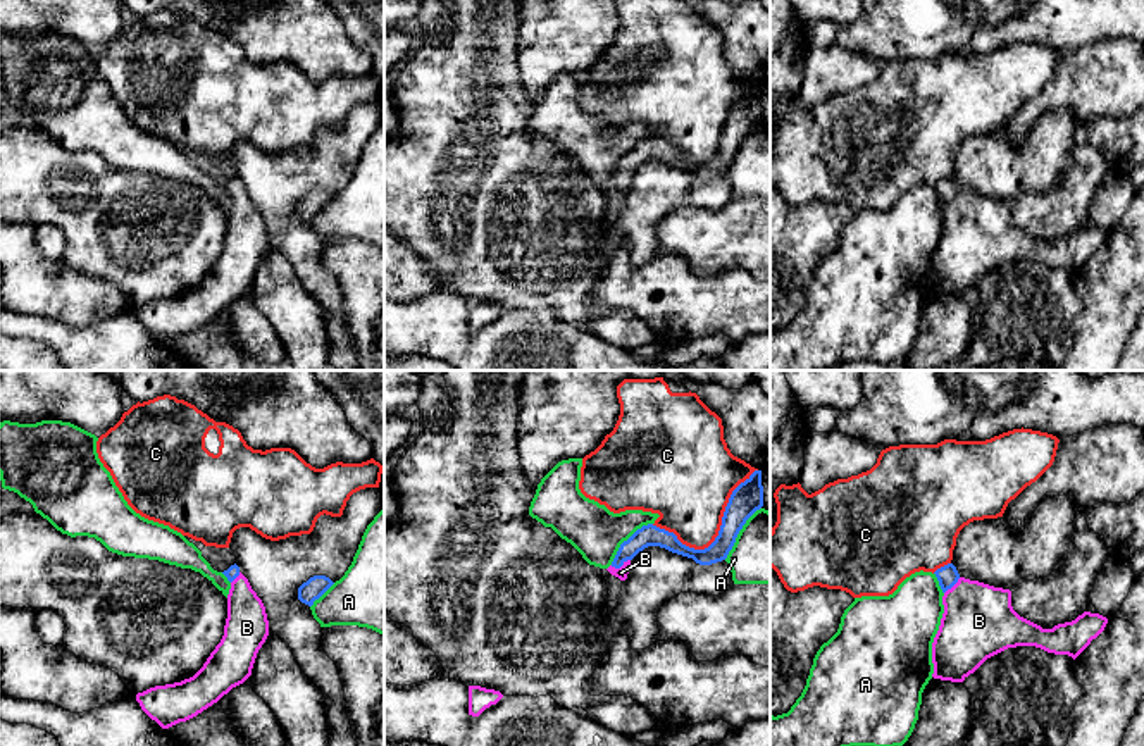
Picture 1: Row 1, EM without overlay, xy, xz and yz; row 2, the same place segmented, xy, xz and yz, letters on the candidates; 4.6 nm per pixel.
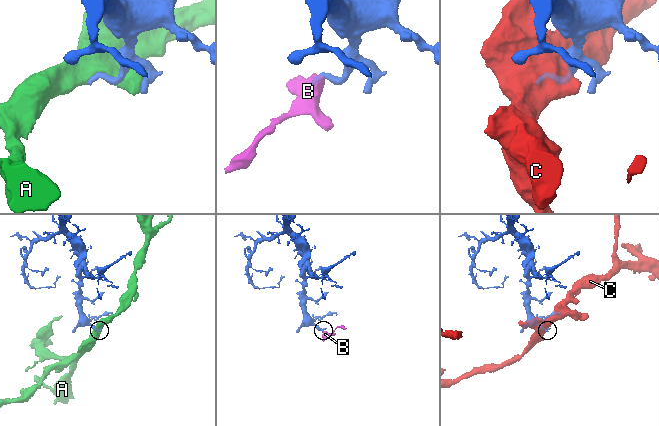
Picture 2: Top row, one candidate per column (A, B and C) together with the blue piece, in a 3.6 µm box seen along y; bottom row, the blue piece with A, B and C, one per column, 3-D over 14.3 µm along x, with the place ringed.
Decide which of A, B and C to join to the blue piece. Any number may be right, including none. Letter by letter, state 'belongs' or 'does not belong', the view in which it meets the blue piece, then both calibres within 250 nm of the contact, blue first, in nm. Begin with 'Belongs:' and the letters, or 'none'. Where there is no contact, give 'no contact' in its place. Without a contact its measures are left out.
Belongs: B
A: does not belong | xz | 150/320 nm
B: belongs | xz | 100/50 nm
C: does not belong | xz | 150/380 nm

